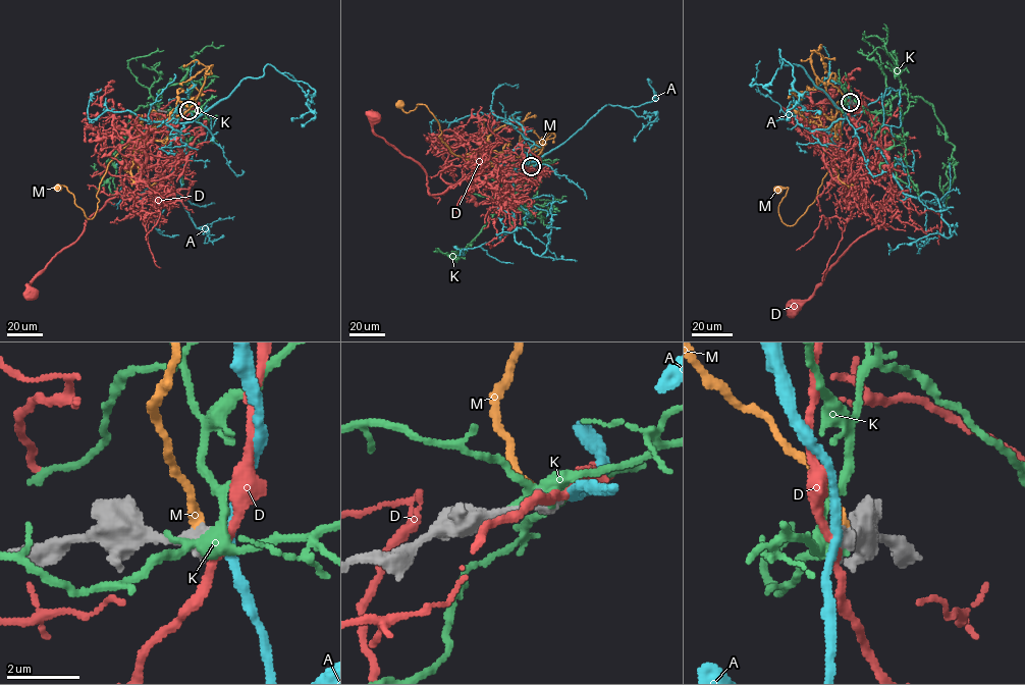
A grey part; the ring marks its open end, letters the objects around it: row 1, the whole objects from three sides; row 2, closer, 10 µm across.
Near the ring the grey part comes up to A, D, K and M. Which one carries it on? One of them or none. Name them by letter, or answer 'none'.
M

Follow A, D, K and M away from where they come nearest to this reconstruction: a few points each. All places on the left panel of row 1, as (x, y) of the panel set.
A: (191, 110), (194, 120), (168, 128), (170, 189), (196, 226), (207, 226), (209, 240), (223, 234)
D: (190, 111), (164, 129), (165, 162), (132, 166), (122, 190), (31, 281), (32, 293)
K: (189, 111), (171, 109), (168, 118), (156, 104), (133, 111), (112, 155), (112, 194), (113, 175)
M: (189, 110), (187, 101), (200, 94), (184, 113), (155, 123), (108, 164), (92, 218), (65, 187), (58, 187)

